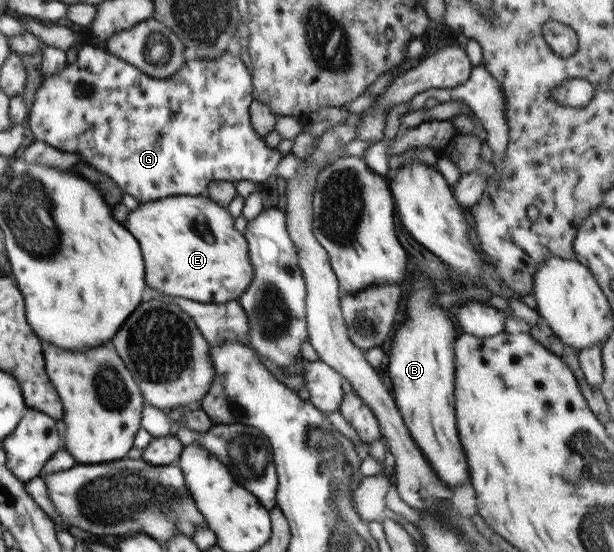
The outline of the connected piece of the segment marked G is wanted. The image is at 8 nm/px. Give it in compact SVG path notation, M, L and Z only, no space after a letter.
M92 45L80 48L76 62L67 64L65 68L53 73L50 77L43 77L35 94L35 101L31 111L27 114L29 128L36 140L43 141L61 152L77 153L82 156L83 162L91 165L99 172L106 174L117 183L117 186L125 193L131 194L139 203L153 202L169 196L197 196L207 192L211 181L231 181L236 183L240 180L250 180L256 184L264 185L265 180L276 171L279 161L285 156L277 148L270 148L259 136L250 121L250 104L252 96L252 74L249 73L245 63L240 57L233 56L229 51L221 52L217 58L192 58L187 56L183 66L171 76L164 79L151 78L136 66L121 60L106 50L98 49Z

